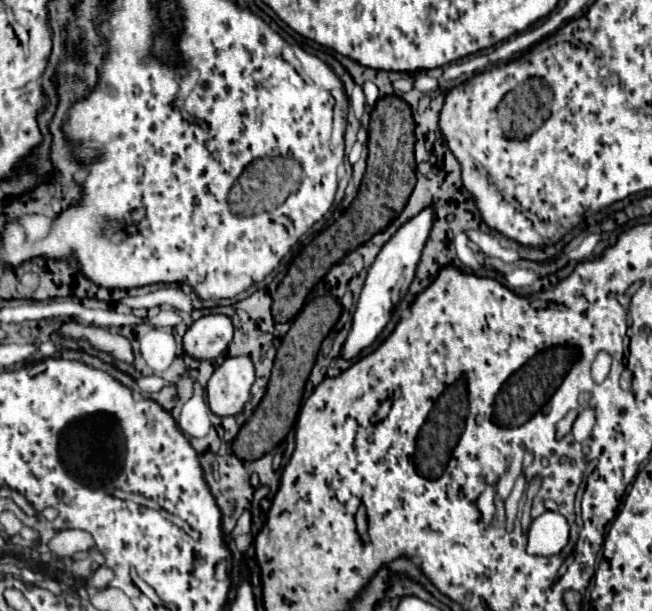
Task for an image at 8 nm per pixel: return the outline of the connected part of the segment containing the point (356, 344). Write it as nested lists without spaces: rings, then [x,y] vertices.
[[[425,208],[413,220],[409,220],[405,226],[401,226],[397,230],[397,234],[383,246],[383,250],[375,258],[373,266],[369,268],[363,292],[359,296],[359,302],[357,302],[357,308],[355,308],[355,314],[353,314],[351,332],[349,332],[349,336],[347,336],[347,340],[341,348],[341,358],[343,360],[357,358],[361,350],[369,348],[377,340],[377,336],[383,332],[383,328],[391,320],[393,308],[407,294],[407,290],[409,290],[409,286],[415,278],[415,268],[417,268],[417,262],[421,258],[421,250],[427,242],[431,226],[433,226],[433,208]]]

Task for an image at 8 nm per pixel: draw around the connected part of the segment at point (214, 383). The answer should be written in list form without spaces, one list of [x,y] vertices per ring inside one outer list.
[[[233,356],[225,360],[207,384],[207,402],[215,416],[241,414],[251,398],[255,370],[247,356]]]

